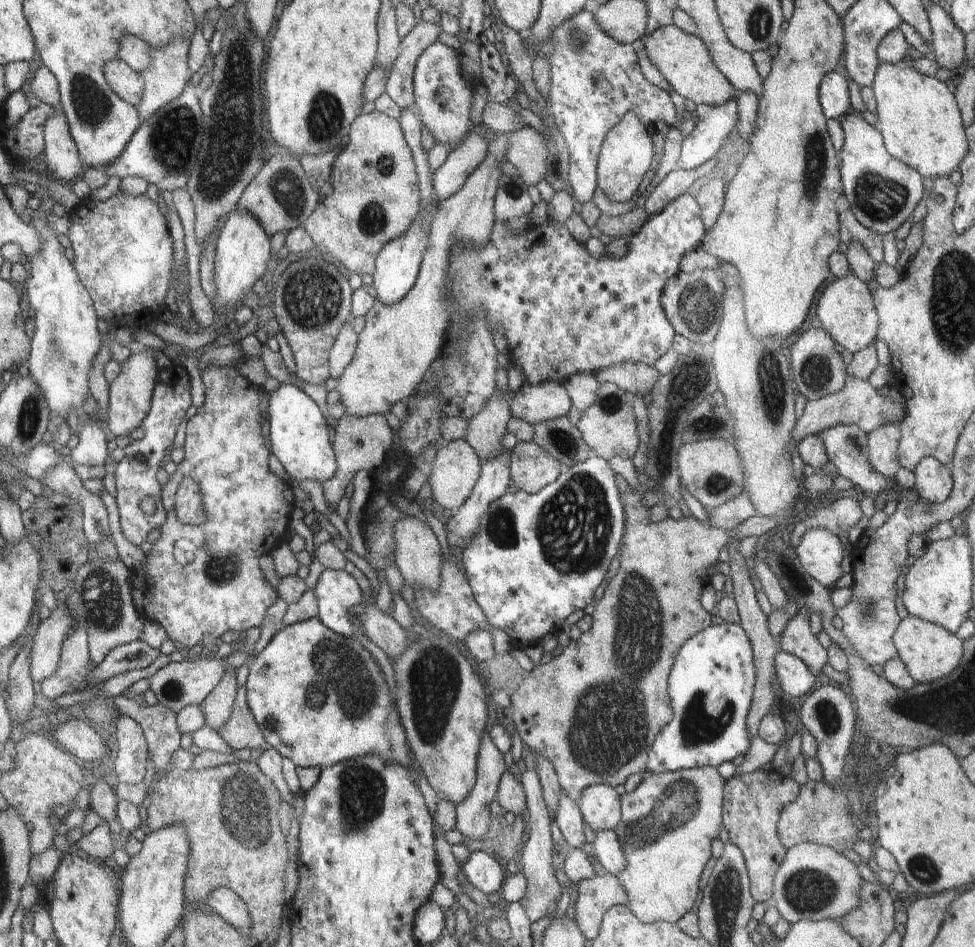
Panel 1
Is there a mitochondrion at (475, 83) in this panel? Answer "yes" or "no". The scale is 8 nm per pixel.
no

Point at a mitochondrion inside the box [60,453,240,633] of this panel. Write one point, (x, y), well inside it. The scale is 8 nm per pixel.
(220, 568)

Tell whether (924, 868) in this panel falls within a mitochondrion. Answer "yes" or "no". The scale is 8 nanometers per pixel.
yes

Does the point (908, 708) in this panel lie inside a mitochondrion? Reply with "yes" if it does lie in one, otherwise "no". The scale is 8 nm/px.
yes

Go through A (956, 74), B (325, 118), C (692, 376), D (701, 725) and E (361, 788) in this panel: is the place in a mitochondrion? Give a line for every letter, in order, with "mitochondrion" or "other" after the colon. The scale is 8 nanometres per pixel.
A: other
B: mitochondrion
C: mitochondrion
D: mitochondrion
E: mitochondrion

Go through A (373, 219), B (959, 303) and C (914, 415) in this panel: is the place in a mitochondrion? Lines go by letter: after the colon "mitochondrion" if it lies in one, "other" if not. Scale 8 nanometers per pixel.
A: mitochondrion
B: mitochondrion
C: other

